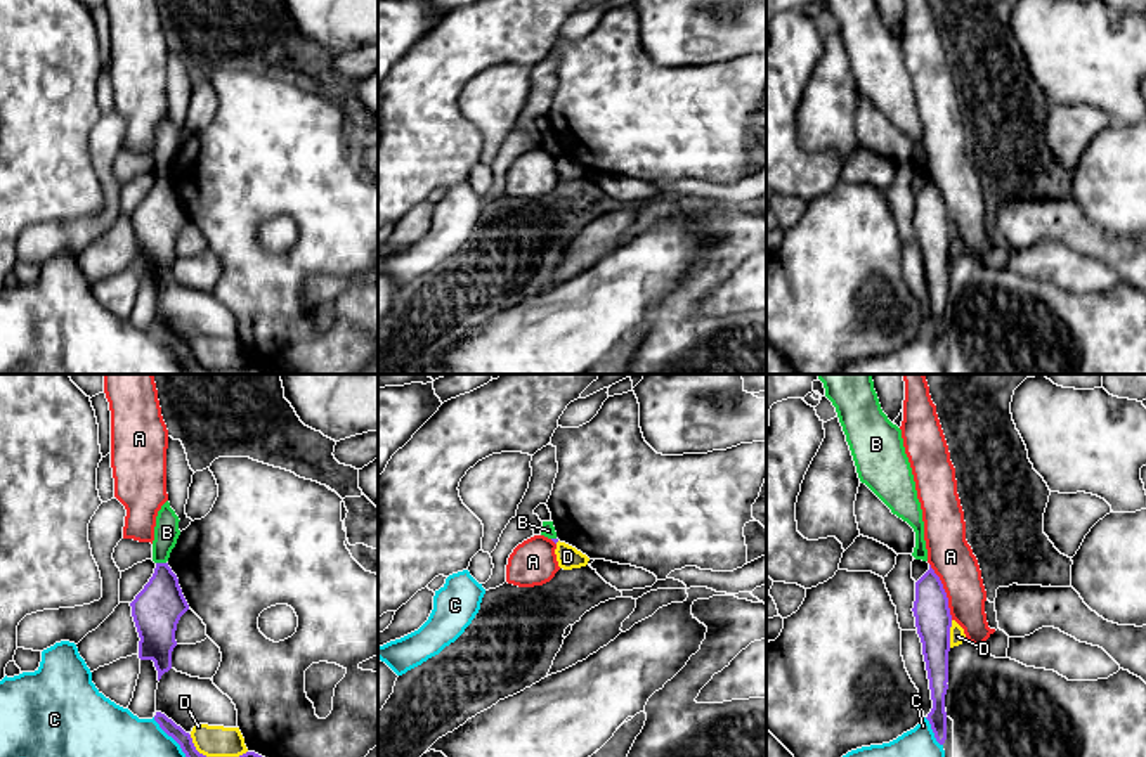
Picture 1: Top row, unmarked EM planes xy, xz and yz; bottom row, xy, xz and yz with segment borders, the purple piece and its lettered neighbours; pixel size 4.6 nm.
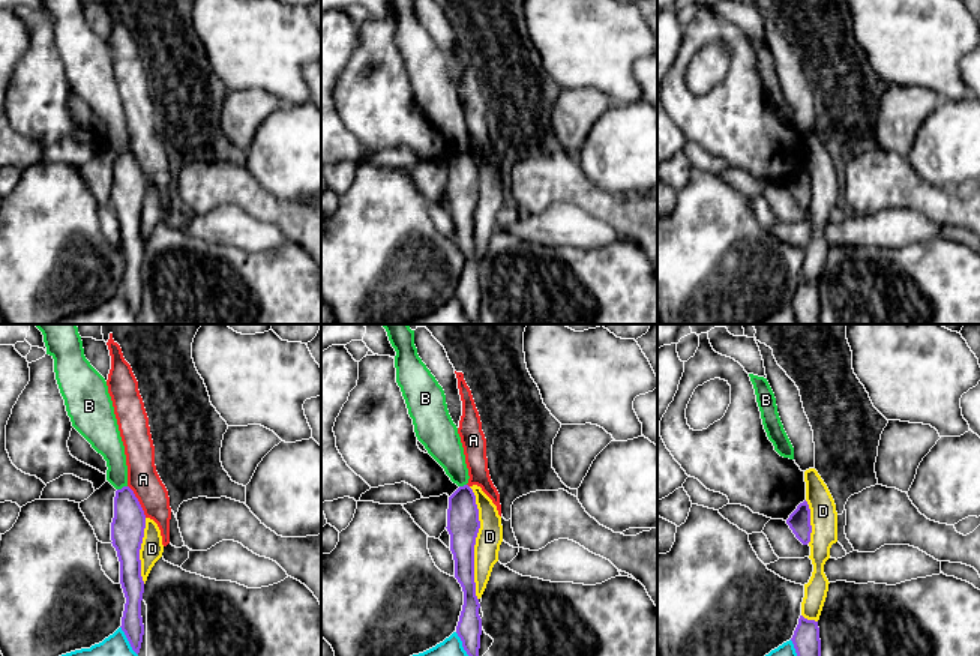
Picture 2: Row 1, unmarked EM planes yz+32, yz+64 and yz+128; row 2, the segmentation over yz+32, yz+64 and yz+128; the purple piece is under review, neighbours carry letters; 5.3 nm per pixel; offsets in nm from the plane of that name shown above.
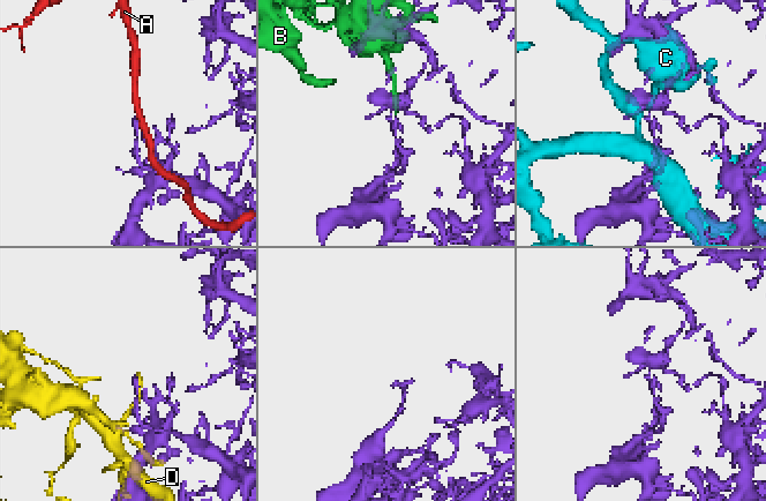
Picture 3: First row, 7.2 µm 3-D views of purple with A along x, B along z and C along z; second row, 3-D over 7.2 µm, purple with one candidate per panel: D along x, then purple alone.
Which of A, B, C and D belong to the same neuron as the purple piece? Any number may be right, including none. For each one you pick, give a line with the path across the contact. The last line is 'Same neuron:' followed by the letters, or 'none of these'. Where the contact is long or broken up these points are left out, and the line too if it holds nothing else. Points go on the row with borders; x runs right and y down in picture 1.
Same neuron: none of these

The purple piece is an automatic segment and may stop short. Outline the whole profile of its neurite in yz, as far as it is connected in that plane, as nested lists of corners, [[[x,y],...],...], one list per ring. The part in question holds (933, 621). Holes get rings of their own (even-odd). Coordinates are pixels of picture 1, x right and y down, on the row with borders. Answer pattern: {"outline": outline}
{"outline": [[[929,570],[915,582],[914,617],[922,643],[933,708],[928,721],[940,745],[947,740],[945,695],[948,689],[948,651],[952,615],[940,577]]]}

